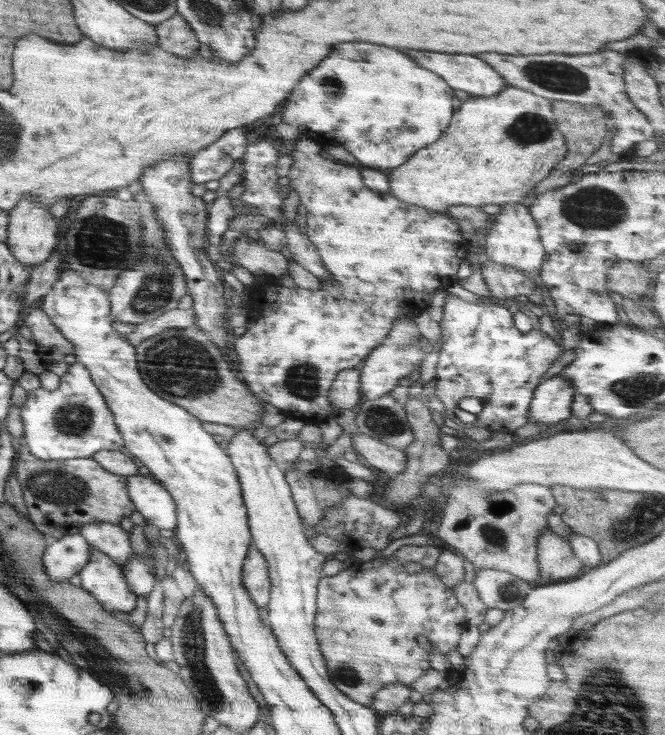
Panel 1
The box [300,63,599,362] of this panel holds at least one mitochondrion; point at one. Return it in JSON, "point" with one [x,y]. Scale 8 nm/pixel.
{"point":[528,129]}

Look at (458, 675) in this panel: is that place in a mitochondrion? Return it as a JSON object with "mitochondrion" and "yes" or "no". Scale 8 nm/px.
{"mitochondrion":"no"}

